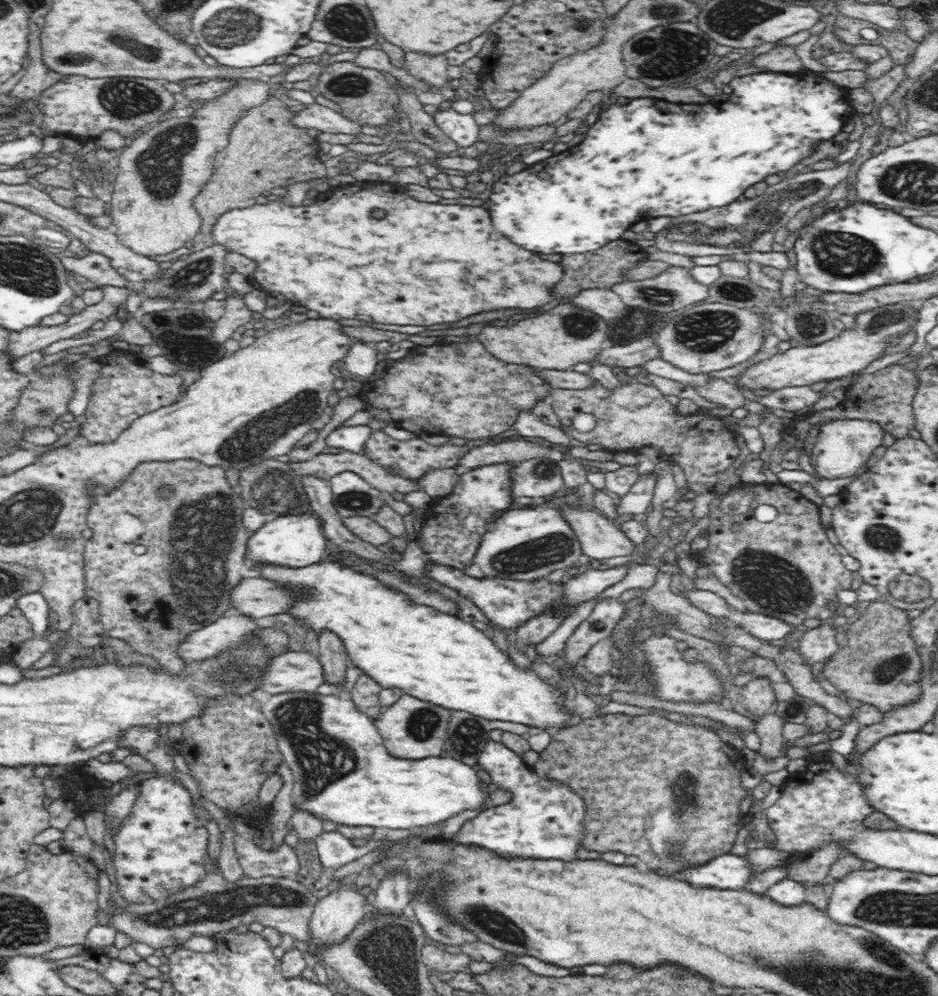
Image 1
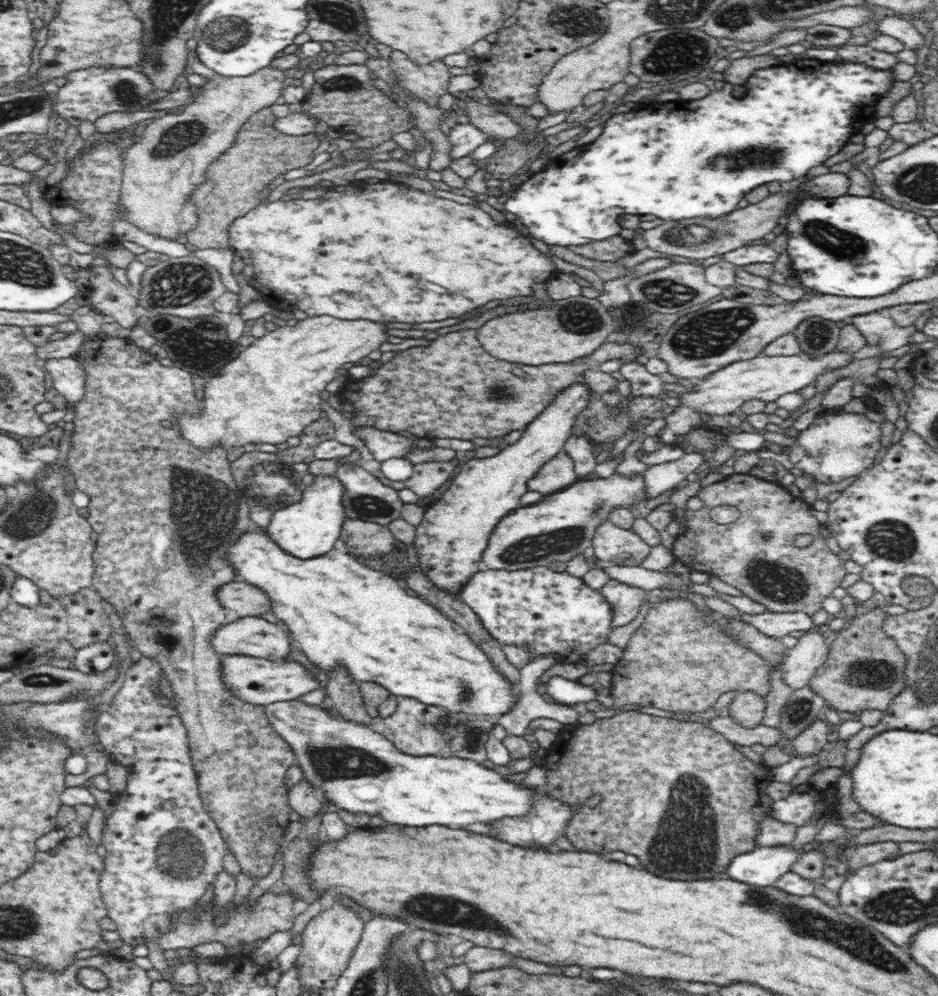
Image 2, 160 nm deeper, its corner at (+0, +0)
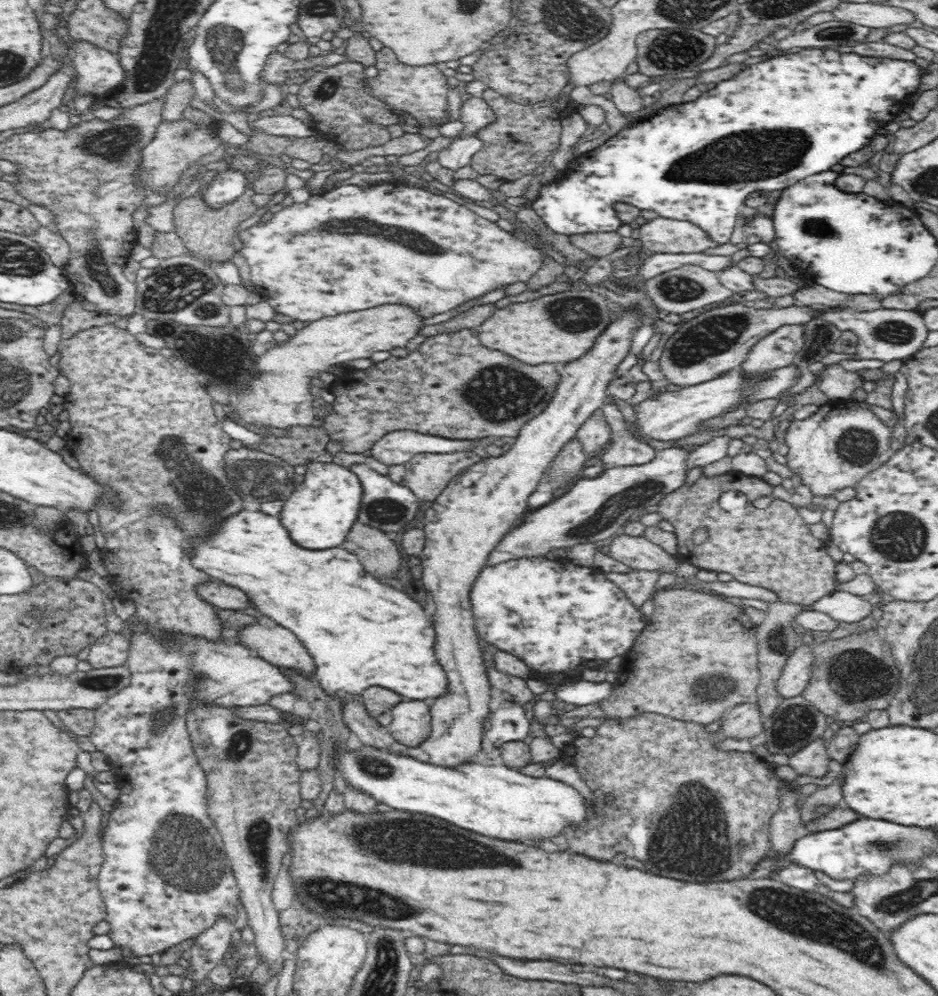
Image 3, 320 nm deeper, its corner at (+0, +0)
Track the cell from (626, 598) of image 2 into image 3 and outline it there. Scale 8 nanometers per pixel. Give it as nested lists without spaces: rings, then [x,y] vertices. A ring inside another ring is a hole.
[[[632,568],[628,572],[609,572],[605,575],[627,594],[634,606],[641,607],[656,592],[660,573]]]

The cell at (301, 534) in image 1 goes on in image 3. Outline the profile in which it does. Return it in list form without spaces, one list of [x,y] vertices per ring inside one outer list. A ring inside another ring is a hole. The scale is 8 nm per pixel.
[[[312,462],[305,466],[306,473],[301,484],[294,484],[294,491],[280,512],[280,521],[292,540],[310,551],[324,551],[341,547],[346,535],[358,521],[360,506],[364,499],[364,487],[355,472],[348,466],[330,462]]]

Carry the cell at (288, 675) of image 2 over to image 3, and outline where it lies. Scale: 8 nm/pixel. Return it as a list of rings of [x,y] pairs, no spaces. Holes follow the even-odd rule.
[[[132,622],[124,623],[130,625],[131,628],[129,638],[131,647],[129,648],[129,657],[126,664],[131,670],[131,683],[127,687],[121,688],[120,692],[113,694],[105,703],[95,709],[95,725],[89,735],[96,750],[103,752],[109,759],[110,770],[114,774],[114,780],[119,787],[119,796],[116,796],[112,804],[111,815],[107,821],[105,835],[103,836],[103,857],[105,861],[101,864],[97,887],[100,889],[101,898],[104,899],[107,908],[107,917],[105,918],[109,923],[107,934],[110,935],[114,947],[120,948],[120,950],[121,948],[128,948],[138,957],[152,957],[152,955],[163,953],[168,948],[184,942],[184,940],[196,940],[202,931],[210,928],[220,919],[224,919],[224,921],[228,919],[230,923],[234,924],[238,918],[237,907],[241,902],[240,891],[237,880],[233,875],[230,859],[222,847],[221,834],[215,824],[212,823],[208,812],[207,782],[204,771],[195,756],[194,748],[192,748],[191,735],[188,732],[187,720],[185,719],[188,712],[196,707],[196,704],[220,705],[220,707],[226,708],[260,706],[266,704],[276,694],[290,692],[292,683],[276,665],[270,664],[267,660],[252,652],[251,649],[240,645],[240,643],[227,644],[221,640],[207,640],[200,639],[200,636],[195,635],[176,634],[174,638],[171,638],[171,636],[160,638],[160,645],[157,646],[153,643],[153,638],[149,634],[140,636],[141,632],[135,631],[136,626],[132,625]]]

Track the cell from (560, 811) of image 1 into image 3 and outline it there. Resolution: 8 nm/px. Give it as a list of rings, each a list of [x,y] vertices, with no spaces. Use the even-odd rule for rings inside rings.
[[[504,701],[490,713],[490,731],[485,735],[494,746],[501,747],[508,741],[523,741],[530,725],[522,705],[517,701]]]

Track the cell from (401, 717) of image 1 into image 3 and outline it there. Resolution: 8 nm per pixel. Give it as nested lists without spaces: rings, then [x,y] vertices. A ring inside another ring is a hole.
[[[423,700],[400,701],[391,710],[390,734],[408,747],[422,744],[431,733],[430,702]]]

